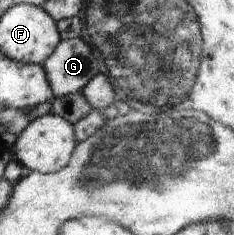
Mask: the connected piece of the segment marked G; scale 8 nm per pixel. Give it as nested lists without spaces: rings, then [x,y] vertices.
[[[76,37],[62,39],[42,65],[54,97],[63,97],[81,91],[100,73],[98,63],[89,43]]]

